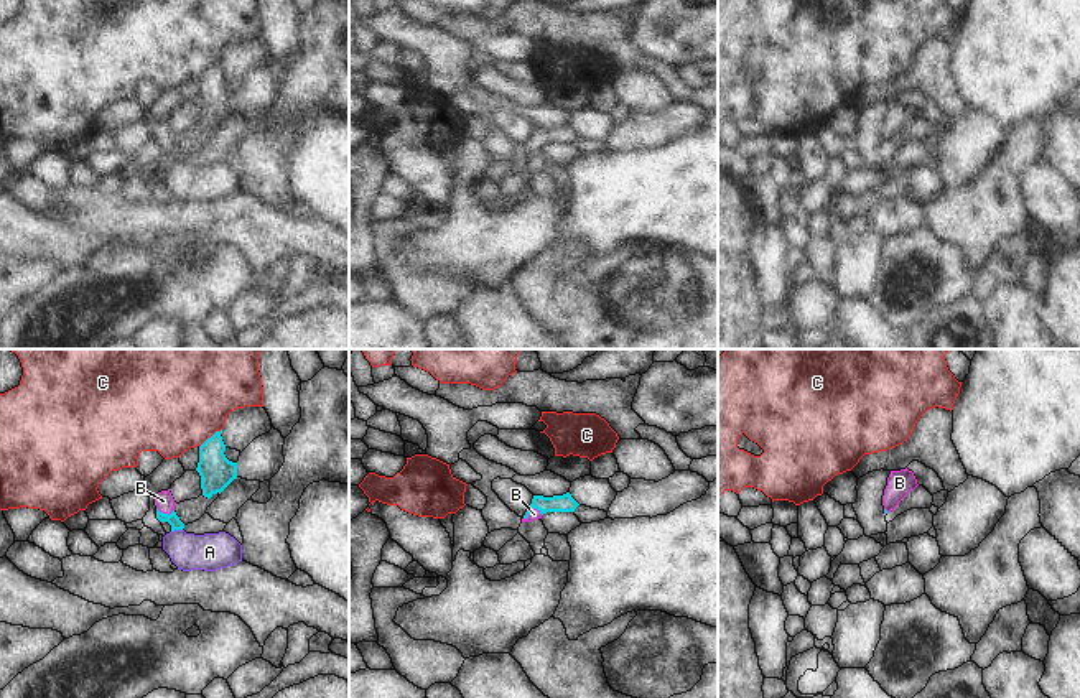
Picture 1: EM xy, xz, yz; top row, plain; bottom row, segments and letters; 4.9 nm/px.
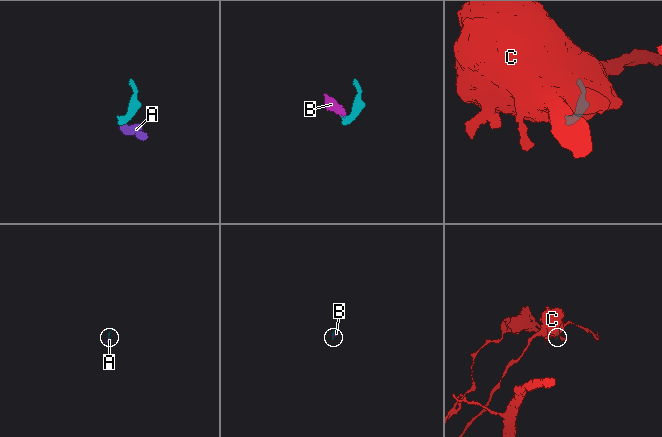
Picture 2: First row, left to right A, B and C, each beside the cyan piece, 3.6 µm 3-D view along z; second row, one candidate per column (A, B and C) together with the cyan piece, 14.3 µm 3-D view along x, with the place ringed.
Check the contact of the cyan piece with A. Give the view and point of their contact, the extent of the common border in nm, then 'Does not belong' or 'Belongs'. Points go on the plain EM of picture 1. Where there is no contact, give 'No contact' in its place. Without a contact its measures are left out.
Touches cyan at xy (176, 160). Shared border 60 nm. Does not belong.

